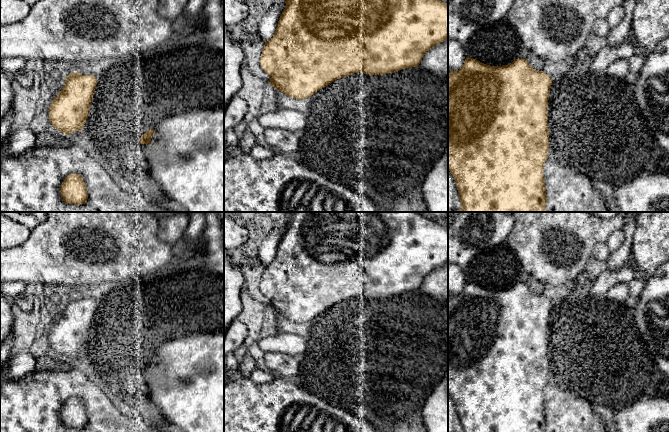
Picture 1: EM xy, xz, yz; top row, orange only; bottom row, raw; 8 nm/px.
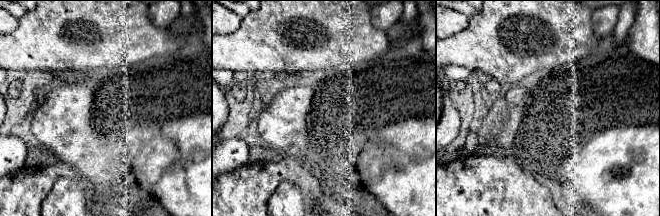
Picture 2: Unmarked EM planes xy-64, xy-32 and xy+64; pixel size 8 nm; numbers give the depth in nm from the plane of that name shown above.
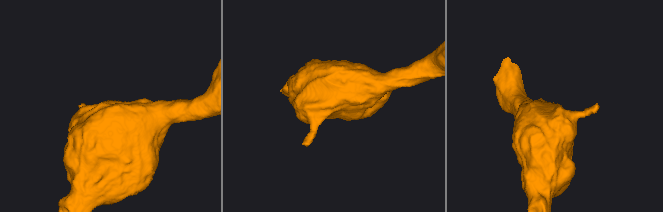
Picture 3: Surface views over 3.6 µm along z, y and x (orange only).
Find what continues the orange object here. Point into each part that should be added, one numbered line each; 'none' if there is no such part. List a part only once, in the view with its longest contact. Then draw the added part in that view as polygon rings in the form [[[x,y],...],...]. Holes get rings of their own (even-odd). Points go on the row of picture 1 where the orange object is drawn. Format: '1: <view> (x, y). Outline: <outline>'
none

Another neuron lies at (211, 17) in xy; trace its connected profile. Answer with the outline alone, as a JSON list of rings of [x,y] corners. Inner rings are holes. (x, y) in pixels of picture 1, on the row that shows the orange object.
[[[206,0],[196,25],[204,27],[210,46],[224,52],[224,0]]]

